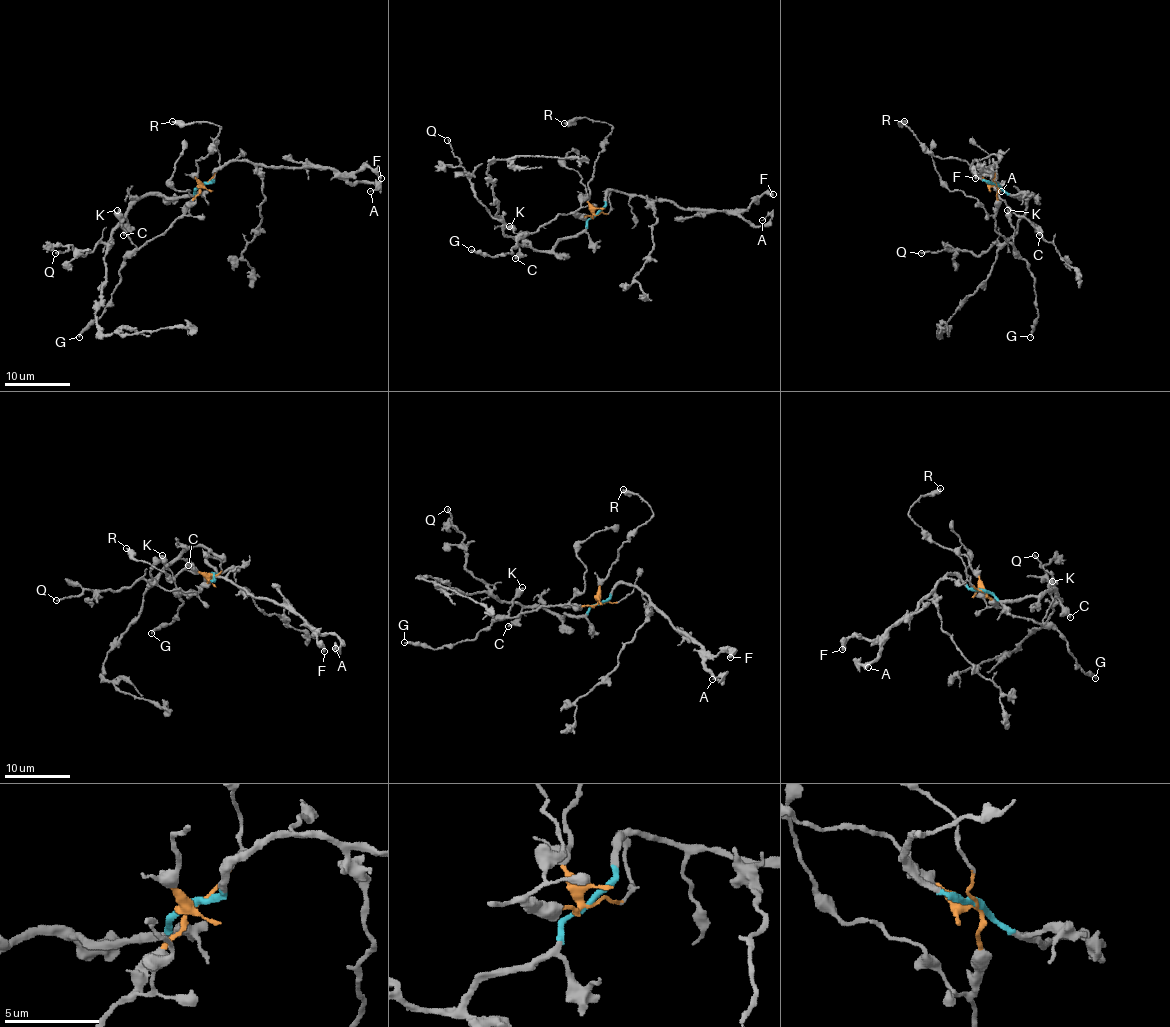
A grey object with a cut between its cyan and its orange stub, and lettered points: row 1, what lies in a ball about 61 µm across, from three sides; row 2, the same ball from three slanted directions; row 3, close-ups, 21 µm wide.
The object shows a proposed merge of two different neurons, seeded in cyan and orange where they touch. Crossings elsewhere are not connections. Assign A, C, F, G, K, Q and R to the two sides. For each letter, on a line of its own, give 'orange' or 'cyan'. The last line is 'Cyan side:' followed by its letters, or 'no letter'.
A: cyan
C: cyan
F: cyan
G: orange
K: orange
Q: cyan
R: orange
Cyan side: A, C, F, Q

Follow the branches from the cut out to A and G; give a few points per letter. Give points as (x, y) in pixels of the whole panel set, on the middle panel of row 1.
A: (594, 215), (611, 190), (673, 200), (683, 208), (735, 210), (757, 226), (771, 218), (762, 219)
G: (594, 215), (558, 213), (535, 231), (527, 233), (511, 249), (512, 252), (493, 257), (471, 249)

